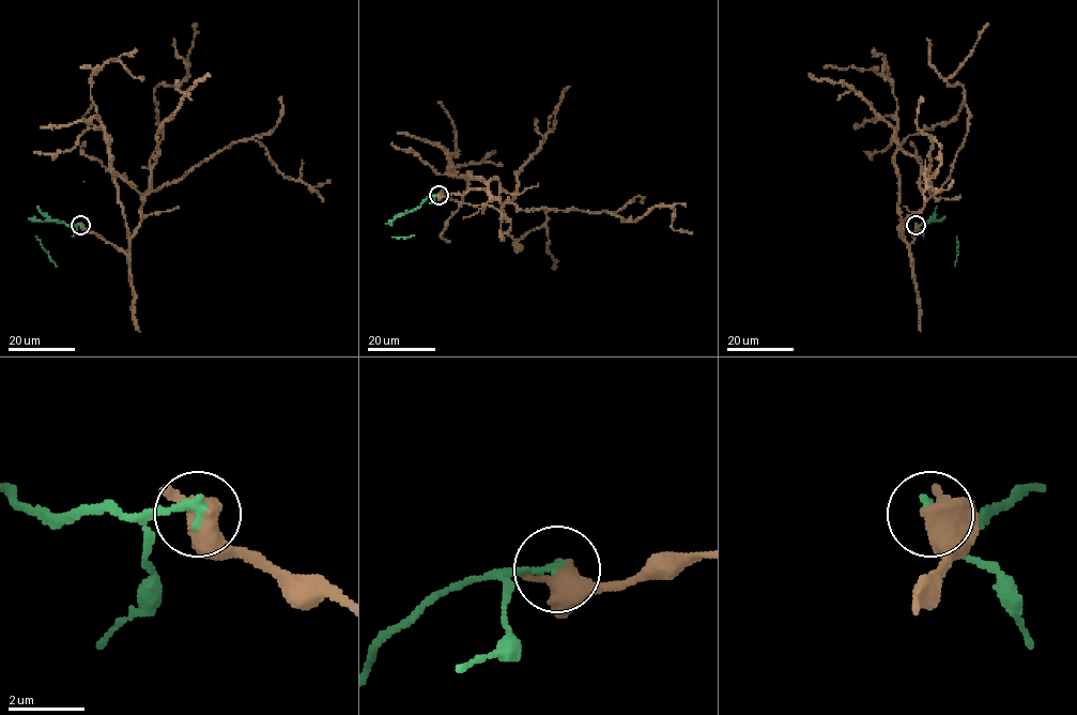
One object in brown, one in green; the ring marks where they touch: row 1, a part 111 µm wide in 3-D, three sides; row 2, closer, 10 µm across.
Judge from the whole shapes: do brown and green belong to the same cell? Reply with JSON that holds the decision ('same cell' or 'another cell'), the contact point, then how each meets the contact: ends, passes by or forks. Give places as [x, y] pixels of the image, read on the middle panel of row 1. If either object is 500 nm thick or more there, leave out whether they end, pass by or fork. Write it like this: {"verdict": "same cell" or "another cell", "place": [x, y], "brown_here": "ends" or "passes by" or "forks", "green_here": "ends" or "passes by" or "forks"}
{"verdict": "another cell", "place": [439, 195]}

